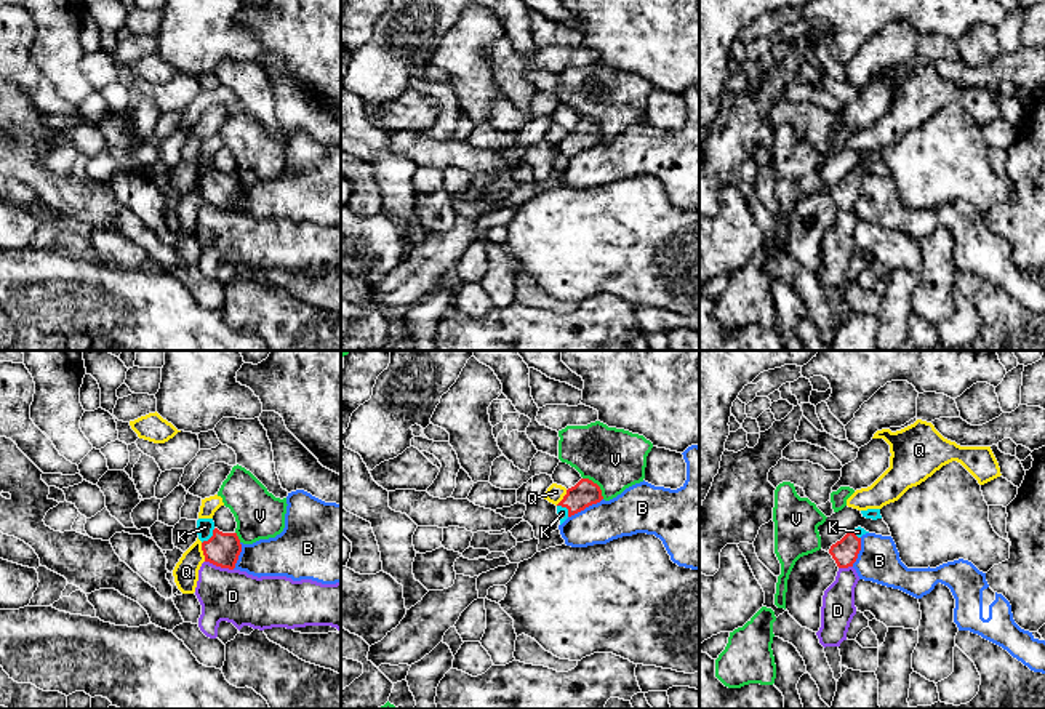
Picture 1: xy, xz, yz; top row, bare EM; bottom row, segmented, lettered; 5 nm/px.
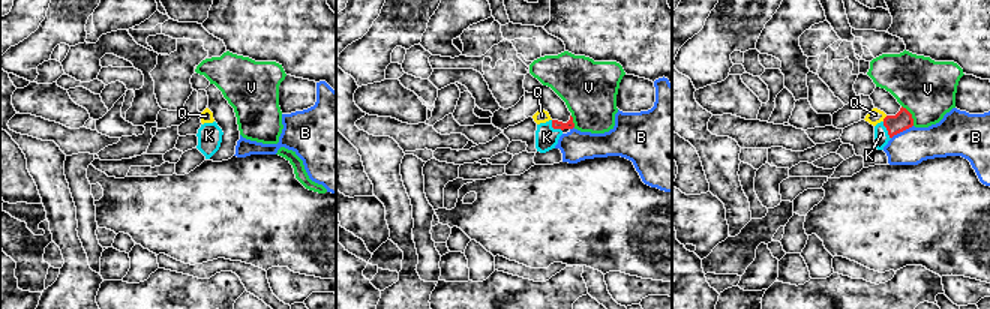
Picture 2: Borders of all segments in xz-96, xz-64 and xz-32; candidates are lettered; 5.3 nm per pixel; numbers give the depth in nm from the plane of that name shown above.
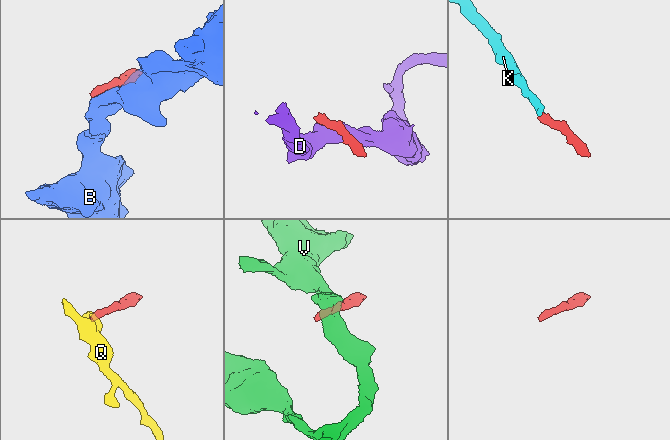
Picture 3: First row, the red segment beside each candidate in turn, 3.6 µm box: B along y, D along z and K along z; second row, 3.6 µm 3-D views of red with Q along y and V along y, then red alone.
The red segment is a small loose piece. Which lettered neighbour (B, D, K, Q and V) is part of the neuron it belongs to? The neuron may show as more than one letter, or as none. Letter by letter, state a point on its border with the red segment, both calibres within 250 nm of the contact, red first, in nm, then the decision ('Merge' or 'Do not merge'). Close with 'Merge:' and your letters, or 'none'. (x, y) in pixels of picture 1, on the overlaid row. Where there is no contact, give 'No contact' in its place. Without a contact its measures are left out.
B: Touches red at xz (584, 508). Thickness 140 nm (red) against 220 nm. Do not merge
D: Touches red at xy (220, 565). Thickness 170 nm (red) against 260 nm. Do not merge
K: Touches red at xy (212, 536). Thickness 170 nm (red) against 90 nm. Merge
Q: Touches red at xy (204, 552). Thickness 170 nm (red) against 130 nm. Do not merge
V: Touches red at xz (597, 485). Thickness 140 nm (red) against 300 nm. Do not merge
Merge: K

